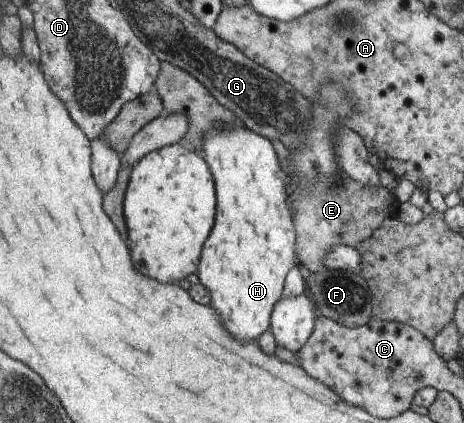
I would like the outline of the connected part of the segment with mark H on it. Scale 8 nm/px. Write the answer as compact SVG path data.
M244 124L231 129L212 129L206 137L203 138L203 150L199 153L206 160L211 167L212 174L215 178L217 188L217 216L215 218L215 228L211 232L211 237L205 242L203 248L201 263L196 274L200 282L212 293L212 305L227 326L227 329L240 340L248 338L248 340L260 338L268 329L271 328L271 318L276 304L284 297L285 285L287 276L291 270L296 267L296 253L297 253L297 228L294 226L293 216L290 216L290 208L288 208L291 196L286 196L286 172L280 164L280 158L276 154L276 148L272 144L272 139L266 138L252 129L249 129Z

